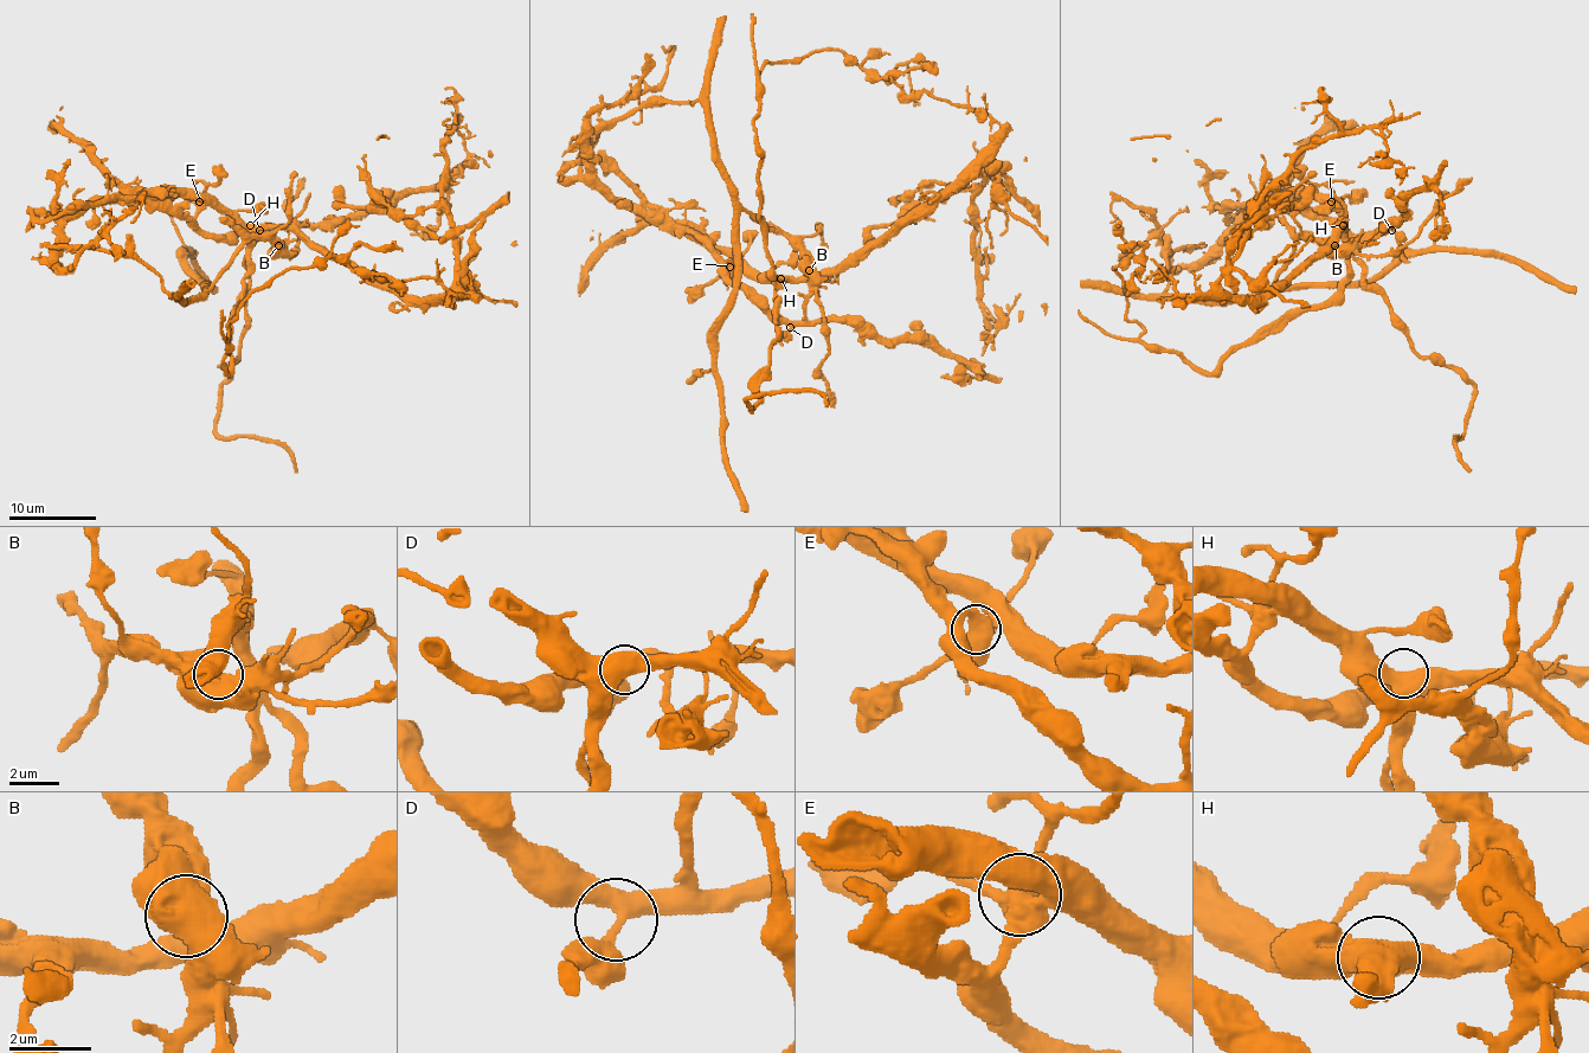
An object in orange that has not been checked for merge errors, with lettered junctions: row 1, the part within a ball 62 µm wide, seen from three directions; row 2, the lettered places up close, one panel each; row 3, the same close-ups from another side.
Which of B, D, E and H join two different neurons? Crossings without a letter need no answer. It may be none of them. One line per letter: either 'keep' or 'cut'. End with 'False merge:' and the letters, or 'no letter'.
B: cut
D: keep
E: cut
H: keep
False merge: B, E

